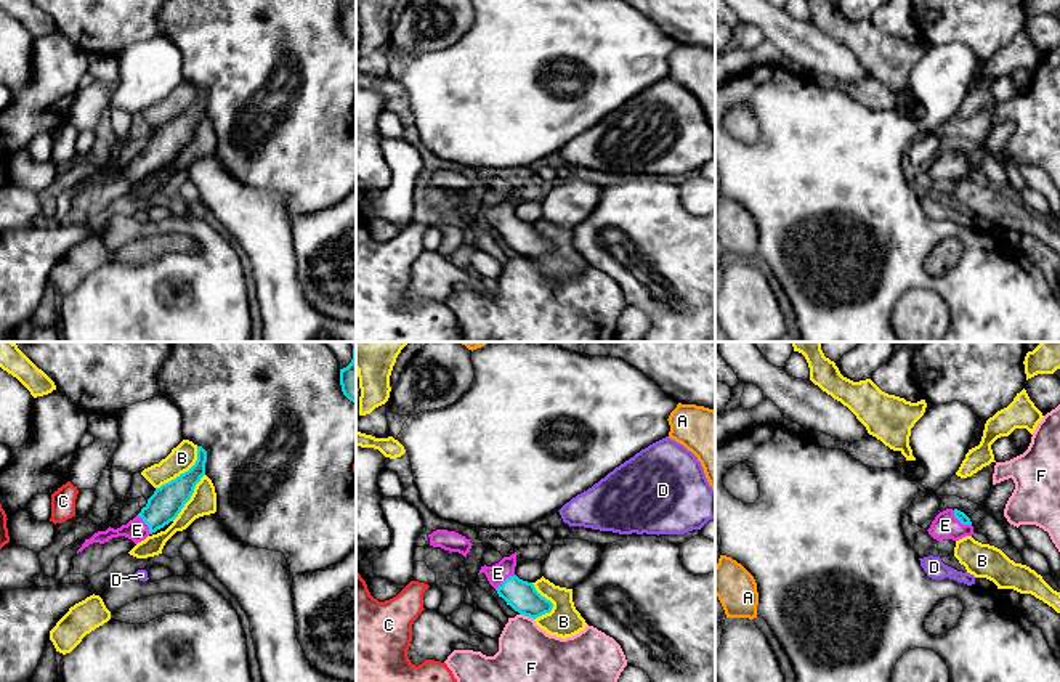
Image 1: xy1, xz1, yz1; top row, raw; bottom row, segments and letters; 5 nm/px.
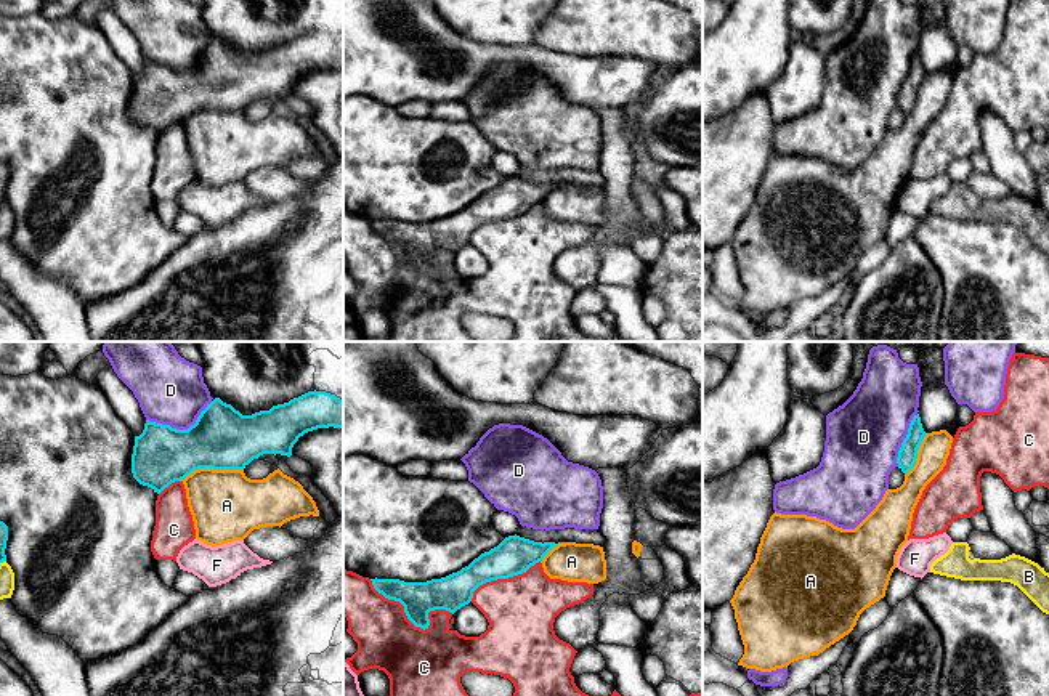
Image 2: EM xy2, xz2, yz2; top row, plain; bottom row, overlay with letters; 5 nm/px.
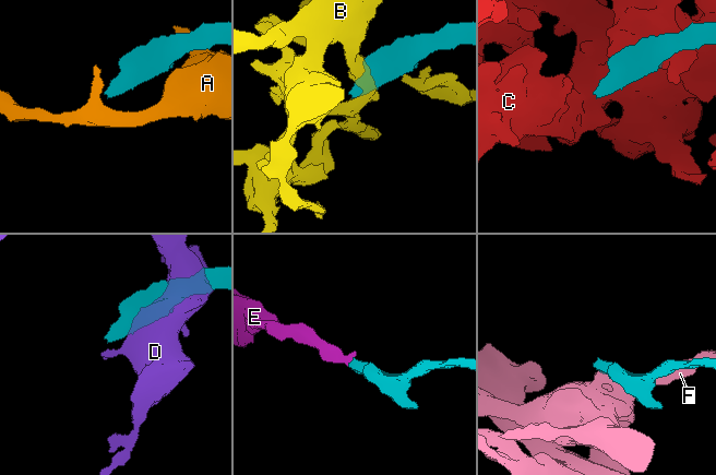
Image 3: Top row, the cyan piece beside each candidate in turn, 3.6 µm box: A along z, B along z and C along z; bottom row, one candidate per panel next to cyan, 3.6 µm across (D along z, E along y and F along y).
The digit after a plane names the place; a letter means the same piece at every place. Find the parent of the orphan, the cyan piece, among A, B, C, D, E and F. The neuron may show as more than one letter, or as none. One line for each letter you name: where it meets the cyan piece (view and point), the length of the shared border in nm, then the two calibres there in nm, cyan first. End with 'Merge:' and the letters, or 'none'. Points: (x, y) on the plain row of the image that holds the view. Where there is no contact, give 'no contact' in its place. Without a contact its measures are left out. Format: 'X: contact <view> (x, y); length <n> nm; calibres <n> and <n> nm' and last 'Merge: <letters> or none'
E: contact yz1 (961, 162); length 120 nm; calibres 50 and 130 nm
Merge: E

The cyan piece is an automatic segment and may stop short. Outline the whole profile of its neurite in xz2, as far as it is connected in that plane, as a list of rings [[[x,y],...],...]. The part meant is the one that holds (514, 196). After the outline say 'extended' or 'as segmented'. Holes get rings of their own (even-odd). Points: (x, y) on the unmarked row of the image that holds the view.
[[[515,175],[481,194],[468,207],[441,220],[404,223],[375,218],[371,221],[379,234],[404,247],[407,260],[415,268],[425,271],[430,266],[430,252],[446,250],[454,255],[472,242],[473,233],[480,226],[526,213],[557,186],[555,183],[534,183]]]; as segmented

